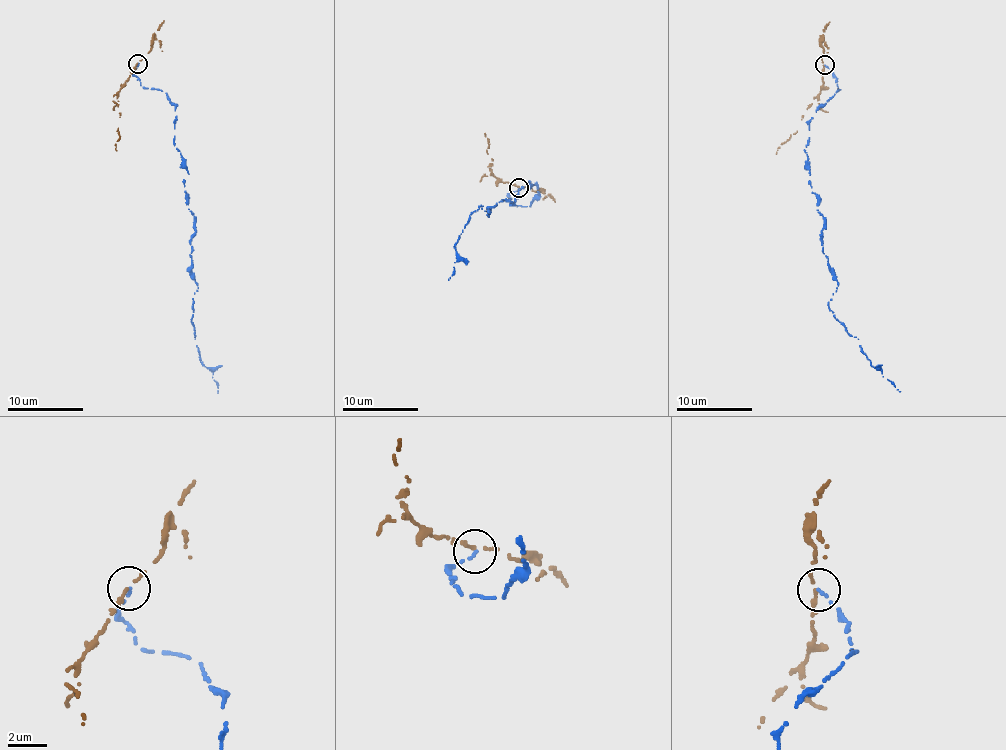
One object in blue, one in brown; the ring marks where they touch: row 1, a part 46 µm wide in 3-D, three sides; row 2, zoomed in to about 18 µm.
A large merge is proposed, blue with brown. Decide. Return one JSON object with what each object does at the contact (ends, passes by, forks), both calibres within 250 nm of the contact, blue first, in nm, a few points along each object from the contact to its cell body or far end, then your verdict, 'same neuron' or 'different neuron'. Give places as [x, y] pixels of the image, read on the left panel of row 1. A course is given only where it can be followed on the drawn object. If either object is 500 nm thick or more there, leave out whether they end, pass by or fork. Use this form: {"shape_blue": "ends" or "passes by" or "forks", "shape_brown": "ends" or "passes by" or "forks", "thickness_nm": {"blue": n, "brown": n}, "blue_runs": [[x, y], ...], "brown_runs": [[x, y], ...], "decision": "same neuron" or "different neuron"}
{"shape_blue": "ends", "shape_brown": "passes by", "thickness_nm": {"blue": 150, "brown": 160}, "blue_runs": [[138, 63], [141, 86], [176, 108], [174, 144], [194, 216], [195, 338], [217, 392]], "brown_runs": [[138, 63], [125, 85], [113, 96], [120, 113], [116, 151]], "decision": "different neuron"}

